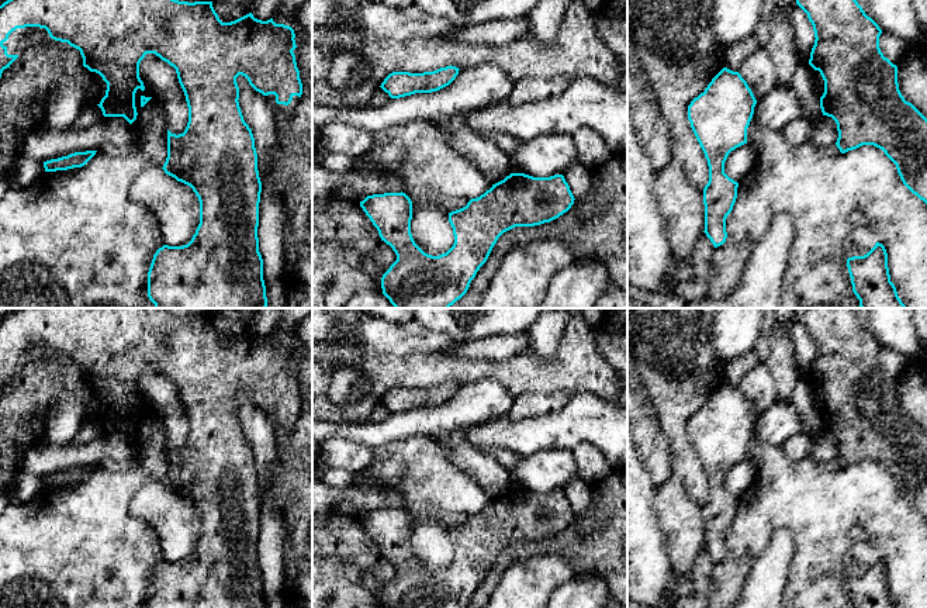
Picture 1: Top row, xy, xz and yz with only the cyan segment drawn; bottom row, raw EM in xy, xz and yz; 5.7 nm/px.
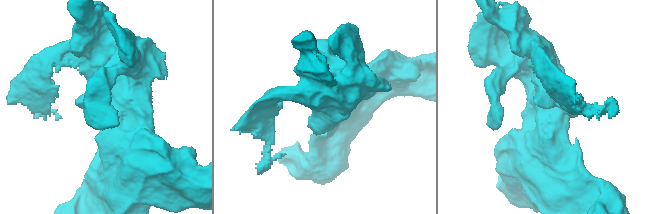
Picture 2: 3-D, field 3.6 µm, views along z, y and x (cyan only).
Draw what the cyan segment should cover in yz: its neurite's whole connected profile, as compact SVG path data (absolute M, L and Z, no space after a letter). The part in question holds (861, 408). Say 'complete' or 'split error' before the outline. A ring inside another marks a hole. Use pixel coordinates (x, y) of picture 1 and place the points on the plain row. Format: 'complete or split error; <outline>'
complete; M795 308L796 319L807 329L814 346L814 360L809 380L824 395L820 412L823 431L837 439L837 463L841 469L862 460L874 460L896 480L903 500L927 519L927 433L899 405L897 381L883 372L879 363L882 345L865 329L852 308Z

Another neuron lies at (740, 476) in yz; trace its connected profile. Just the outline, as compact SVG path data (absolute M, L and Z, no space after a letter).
M748 459L731 466L724 477L724 488L740 498L751 486L757 470Z

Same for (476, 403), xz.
M484 377L460 384L456 394L437 407L391 414L383 422L333 424L312 419L312 442L343 436L374 449L414 435L436 438L508 417L513 400L499 381Z

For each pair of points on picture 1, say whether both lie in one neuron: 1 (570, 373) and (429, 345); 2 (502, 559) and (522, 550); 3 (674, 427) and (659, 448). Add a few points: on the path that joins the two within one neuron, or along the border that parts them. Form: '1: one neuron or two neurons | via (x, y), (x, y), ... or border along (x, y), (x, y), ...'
1: two neurons | border along (433, 352), (415, 352), (401, 356)
2: one neuron | via (507, 558), (518, 550)
3: two neurons | border along (657, 421), (668, 442), (673, 470)

